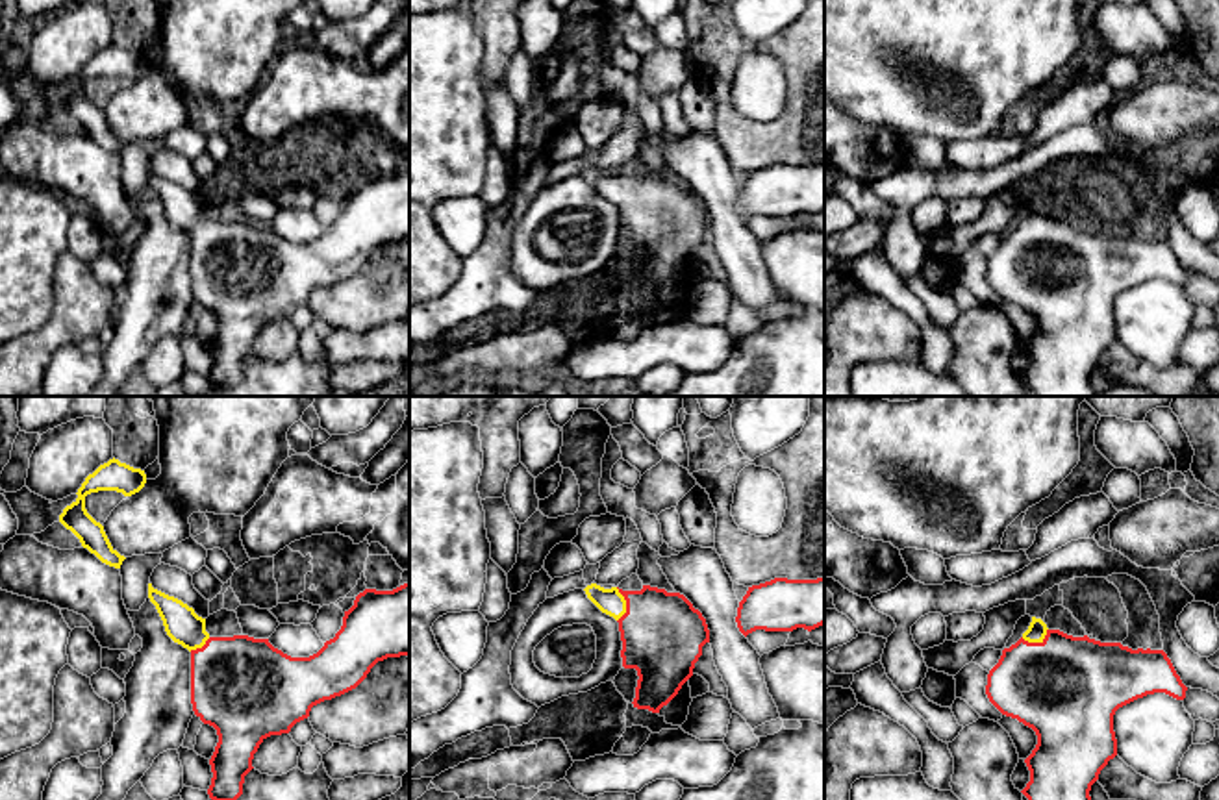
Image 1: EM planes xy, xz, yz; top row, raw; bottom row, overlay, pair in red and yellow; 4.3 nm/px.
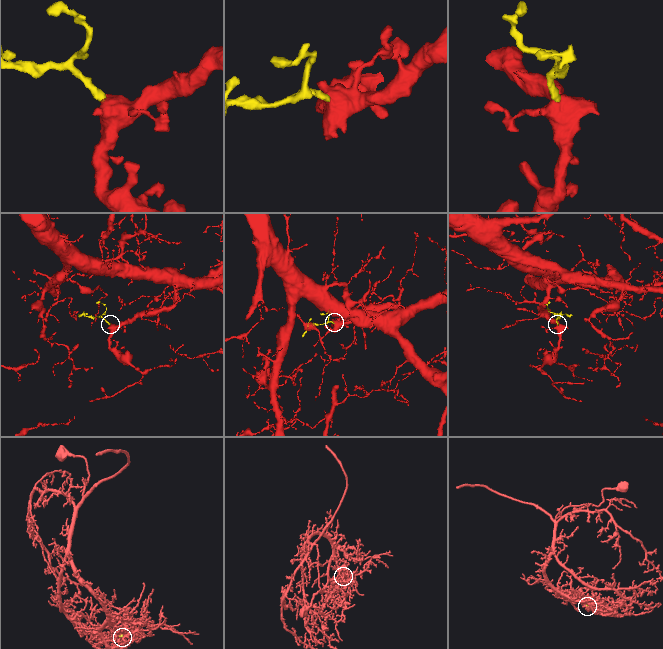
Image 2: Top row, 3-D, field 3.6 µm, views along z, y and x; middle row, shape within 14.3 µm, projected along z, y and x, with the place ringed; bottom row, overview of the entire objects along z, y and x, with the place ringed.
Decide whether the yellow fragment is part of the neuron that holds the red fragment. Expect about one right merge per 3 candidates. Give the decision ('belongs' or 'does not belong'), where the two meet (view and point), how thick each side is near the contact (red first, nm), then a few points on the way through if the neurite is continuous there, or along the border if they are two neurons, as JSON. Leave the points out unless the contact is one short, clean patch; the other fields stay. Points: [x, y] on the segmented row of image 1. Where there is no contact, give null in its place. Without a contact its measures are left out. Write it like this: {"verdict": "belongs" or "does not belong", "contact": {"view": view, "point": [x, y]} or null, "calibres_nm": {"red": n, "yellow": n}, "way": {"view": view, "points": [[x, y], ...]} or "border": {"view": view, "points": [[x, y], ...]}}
{"verdict": "belongs", "contact": {"view": "xz", "point": [627, 604]}, "calibres_nm": {"red": 360, "yellow": 110}, "way": {"view": "xz", "points": [[662, 634], [627, 604], [612, 602]]}}

